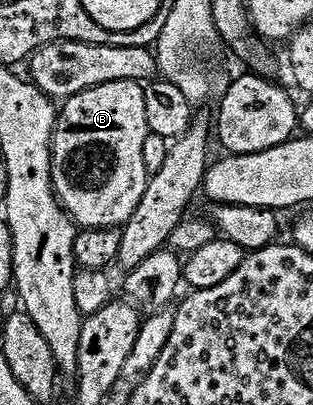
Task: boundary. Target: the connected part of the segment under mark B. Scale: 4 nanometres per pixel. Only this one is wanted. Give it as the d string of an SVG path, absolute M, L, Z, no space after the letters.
M136 81L100 83L65 98L57 110L50 140L50 181L75 226L121 227L144 195L148 174L142 148L148 130L142 91Z

